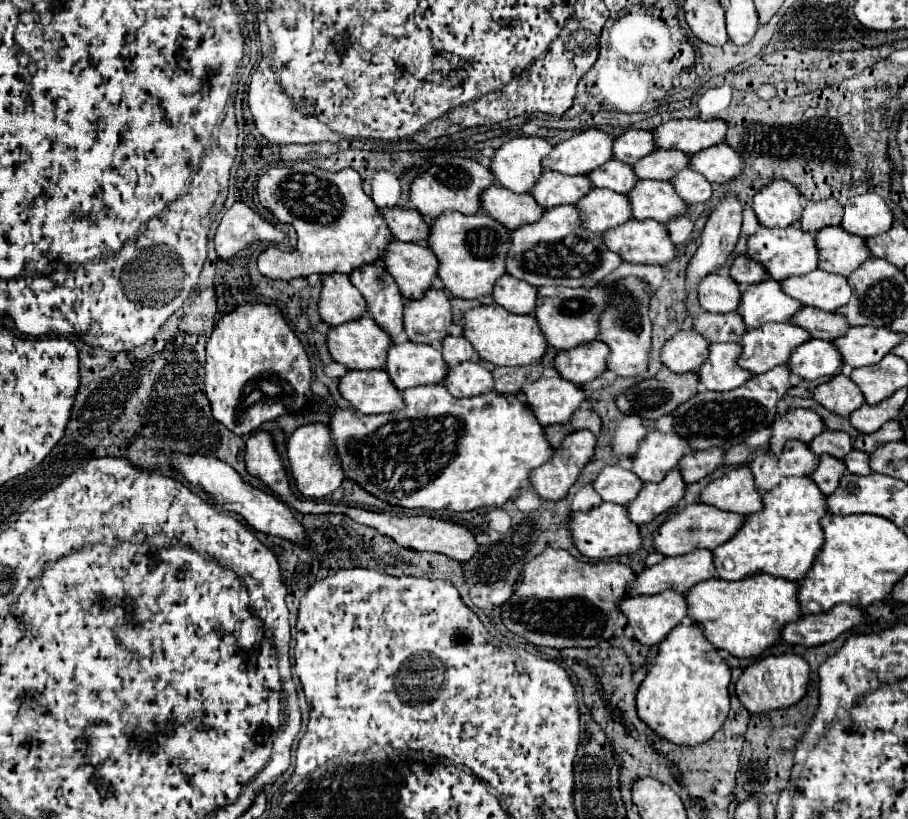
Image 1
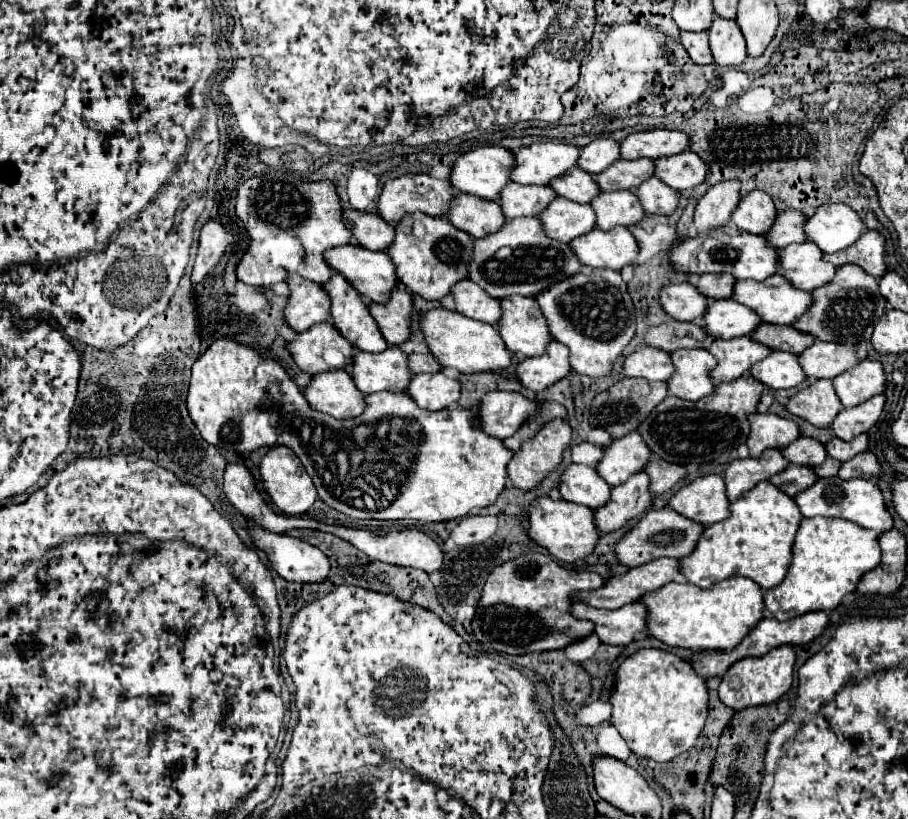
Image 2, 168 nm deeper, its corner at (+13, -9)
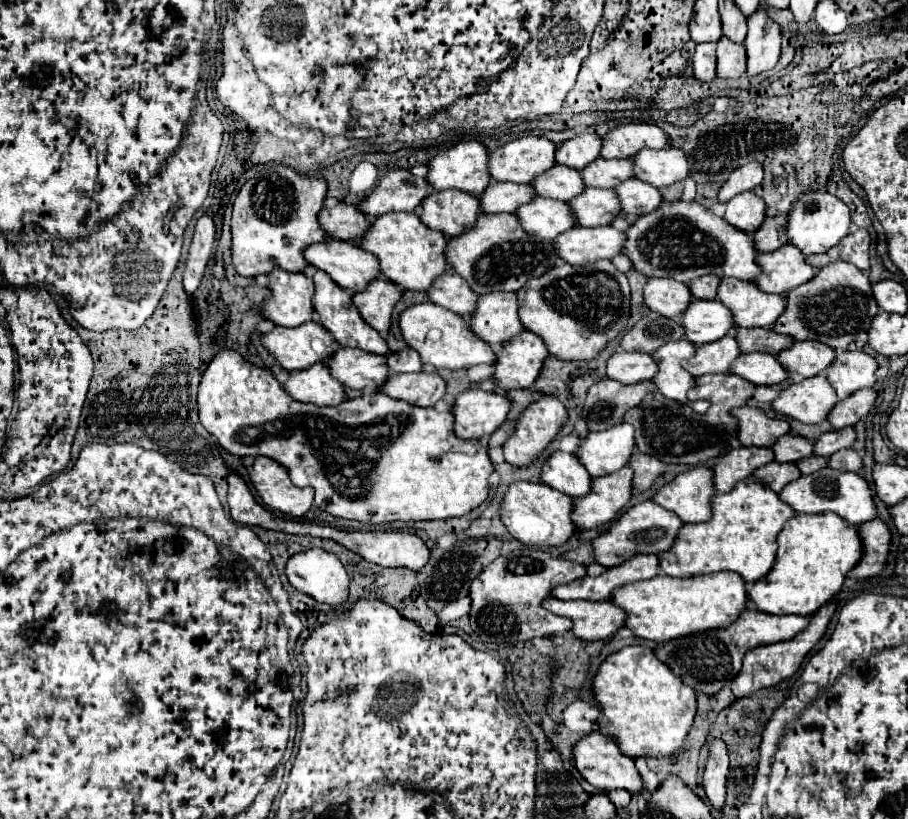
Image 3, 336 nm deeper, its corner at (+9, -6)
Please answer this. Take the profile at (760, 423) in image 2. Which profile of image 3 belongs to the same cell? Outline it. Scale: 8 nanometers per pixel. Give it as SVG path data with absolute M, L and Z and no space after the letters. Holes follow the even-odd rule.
M742 406L732 412L740 420L740 442L744 446L774 446L774 442L790 432L790 424L782 418L770 418L760 408Z

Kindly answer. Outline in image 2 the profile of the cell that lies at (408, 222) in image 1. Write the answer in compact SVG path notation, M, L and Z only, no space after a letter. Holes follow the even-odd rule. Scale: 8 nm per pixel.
M344 211L348 229L360 247L370 251L384 251L390 241L394 241L394 227L386 225L376 213L366 211Z

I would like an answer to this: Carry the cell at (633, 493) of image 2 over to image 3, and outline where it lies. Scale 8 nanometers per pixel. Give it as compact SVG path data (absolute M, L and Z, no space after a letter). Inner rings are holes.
M626 466L614 474L592 478L592 492L574 500L572 520L580 530L612 522L632 498L632 470Z

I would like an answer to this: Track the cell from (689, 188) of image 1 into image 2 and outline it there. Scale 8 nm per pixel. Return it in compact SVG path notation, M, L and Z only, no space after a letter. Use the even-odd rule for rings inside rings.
M650 177L638 185L636 197L648 215L670 215L678 207L678 191L662 185L658 177Z

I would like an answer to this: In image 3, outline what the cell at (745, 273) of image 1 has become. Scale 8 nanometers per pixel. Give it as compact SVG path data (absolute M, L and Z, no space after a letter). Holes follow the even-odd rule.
M714 274L702 276L690 284L690 292L702 300L714 300L718 294L718 282L720 282L720 278L716 278Z

